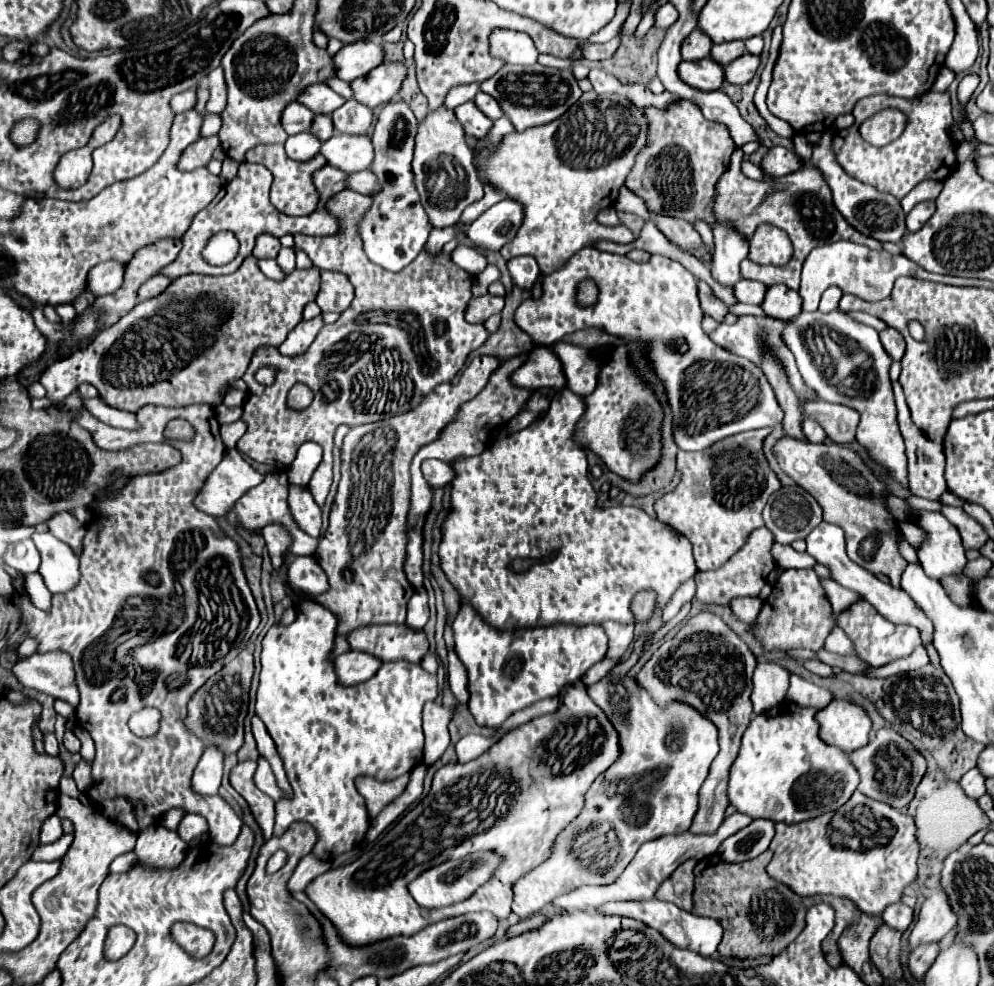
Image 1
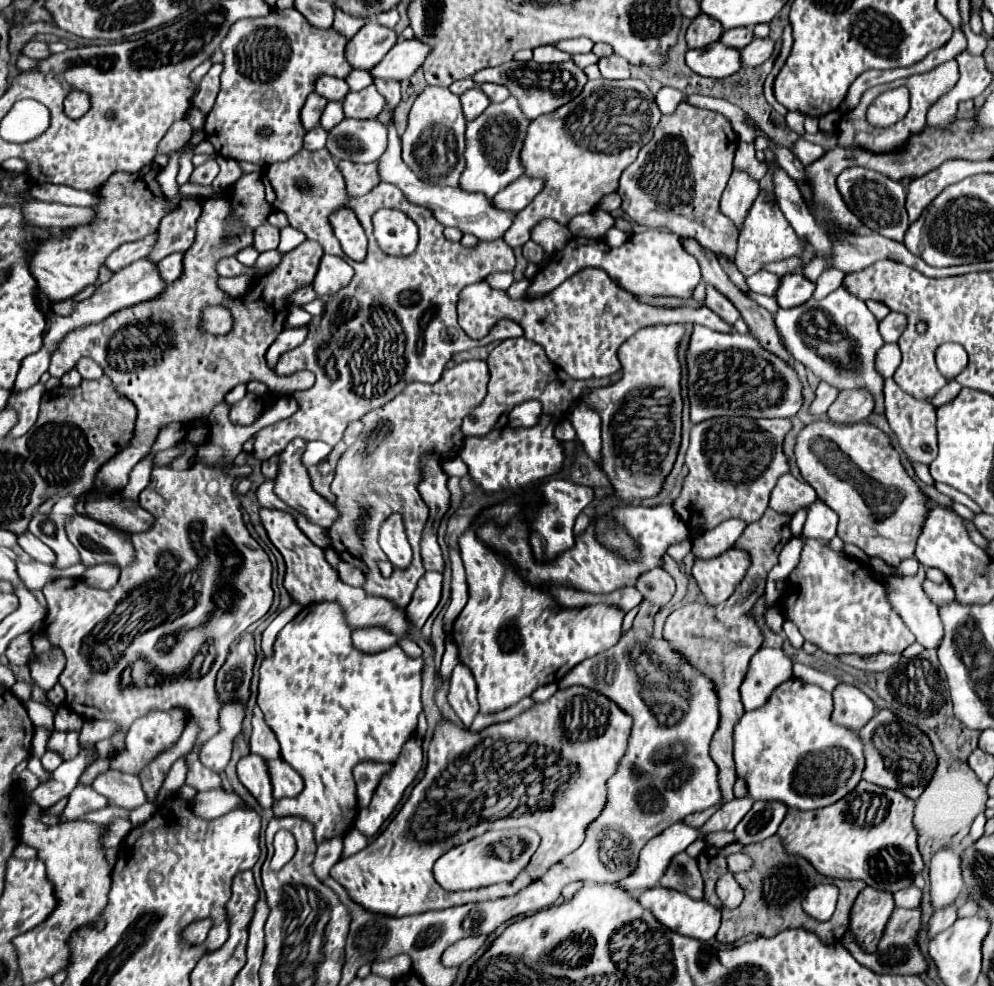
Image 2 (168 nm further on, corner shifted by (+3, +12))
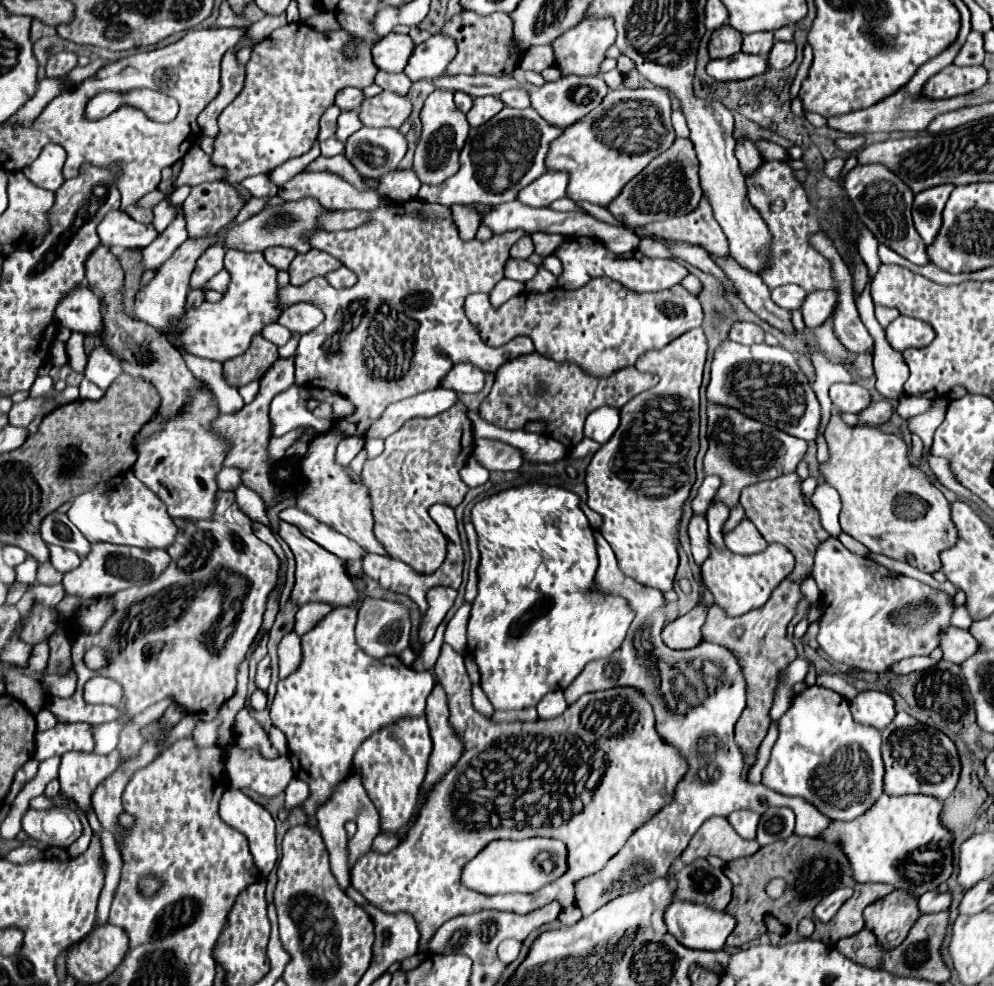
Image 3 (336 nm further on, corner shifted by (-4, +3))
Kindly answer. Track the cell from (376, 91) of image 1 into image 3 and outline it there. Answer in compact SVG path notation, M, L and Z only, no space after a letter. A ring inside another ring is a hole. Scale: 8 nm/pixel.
M436 34L414 48L414 54L408 60L404 72L410 76L412 82L434 80L444 74L446 66L452 62L454 56L456 56L456 40Z

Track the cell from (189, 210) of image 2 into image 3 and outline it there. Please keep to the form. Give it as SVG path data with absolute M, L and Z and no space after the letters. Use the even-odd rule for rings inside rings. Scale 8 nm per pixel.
M204 182L190 190L184 202L188 236L202 238L230 224L246 200L228 182Z

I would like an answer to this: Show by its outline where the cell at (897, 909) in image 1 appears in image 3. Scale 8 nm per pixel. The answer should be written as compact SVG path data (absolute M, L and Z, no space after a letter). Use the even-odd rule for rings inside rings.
M930 890L926 894L920 896L920 910L924 914L930 914L930 912L940 912L940 910L948 910L952 904L952 892L938 892L938 890Z

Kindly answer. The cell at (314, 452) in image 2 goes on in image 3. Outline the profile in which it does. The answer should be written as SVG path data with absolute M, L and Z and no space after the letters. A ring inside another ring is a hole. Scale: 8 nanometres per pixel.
M356 436L344 438L344 440L338 444L338 452L336 452L338 462L344 464L344 466L348 466L348 464L352 462L352 458L364 448L364 442L366 442L364 436L360 436L360 438L356 438Z

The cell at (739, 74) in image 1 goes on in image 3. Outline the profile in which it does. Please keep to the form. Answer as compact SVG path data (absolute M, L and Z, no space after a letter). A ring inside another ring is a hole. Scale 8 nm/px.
M774 42L774 48L772 48L770 56L768 56L770 68L780 70L780 68L790 66L794 62L794 58L796 58L794 50L796 50L794 42Z

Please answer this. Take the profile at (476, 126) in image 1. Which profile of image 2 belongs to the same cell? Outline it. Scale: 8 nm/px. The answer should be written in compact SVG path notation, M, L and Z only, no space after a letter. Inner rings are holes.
M475 87L475 89L469 89L461 95L461 105L463 105L465 119L473 121L489 107L489 99L485 97L485 93L479 87Z

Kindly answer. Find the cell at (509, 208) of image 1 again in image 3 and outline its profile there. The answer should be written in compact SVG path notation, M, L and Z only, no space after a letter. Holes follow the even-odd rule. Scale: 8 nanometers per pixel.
M546 172L542 174L536 182L532 182L530 186L526 186L520 194L518 200L526 206L550 206L550 202L564 198L566 196L566 188L568 188L568 174L562 172Z

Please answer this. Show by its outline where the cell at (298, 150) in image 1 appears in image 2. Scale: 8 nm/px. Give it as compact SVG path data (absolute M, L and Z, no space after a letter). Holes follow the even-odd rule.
M321 127L309 129L309 131L305 133L303 149L309 149L309 151L317 151L317 149L323 149L323 147L325 147L325 139L327 139L327 131L325 131L325 129L321 129Z

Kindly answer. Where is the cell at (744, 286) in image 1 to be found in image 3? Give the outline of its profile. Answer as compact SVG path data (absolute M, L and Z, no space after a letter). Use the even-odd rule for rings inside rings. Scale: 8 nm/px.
M796 284L778 286L770 294L772 294L772 300L786 310L800 310L800 306L806 298L806 292L802 290L802 286L796 286Z

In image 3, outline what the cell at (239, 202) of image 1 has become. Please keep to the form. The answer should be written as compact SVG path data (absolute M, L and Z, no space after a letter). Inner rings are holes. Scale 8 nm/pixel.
M394 170L380 178L378 192L386 194L390 200L408 202L408 200L416 198L420 184L422 182L418 180L418 176L412 170Z

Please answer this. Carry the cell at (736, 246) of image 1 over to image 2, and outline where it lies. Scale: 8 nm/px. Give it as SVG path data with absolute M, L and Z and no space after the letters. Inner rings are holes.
M741 171L731 173L719 209L737 225L737 231L741 231L741 221L745 221L757 195L759 195L759 183L755 179L751 179L747 173Z

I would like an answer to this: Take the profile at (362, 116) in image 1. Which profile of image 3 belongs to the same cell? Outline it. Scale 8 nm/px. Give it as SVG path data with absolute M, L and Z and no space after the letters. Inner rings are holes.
M382 92L374 98L366 98L360 106L360 120L372 128L400 128L412 114L412 102L396 92Z

